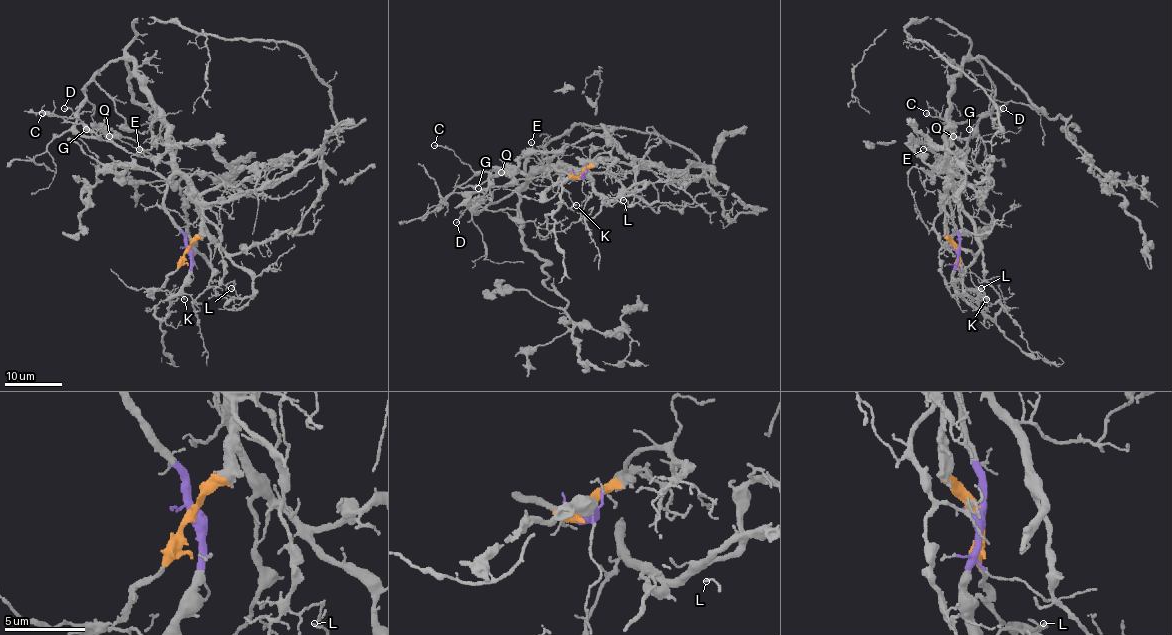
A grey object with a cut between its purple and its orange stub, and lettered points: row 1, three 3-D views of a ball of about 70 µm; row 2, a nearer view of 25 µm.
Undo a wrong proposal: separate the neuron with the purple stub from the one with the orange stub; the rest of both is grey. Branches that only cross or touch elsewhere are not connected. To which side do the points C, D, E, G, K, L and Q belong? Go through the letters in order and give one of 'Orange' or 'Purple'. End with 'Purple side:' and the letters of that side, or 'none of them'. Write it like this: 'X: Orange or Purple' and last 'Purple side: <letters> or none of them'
C: Purple
D: Purple
E: Purple
G: Purple
K: Purple
L: Purple
Q: Purple
Purple side: C, D, E, G, K, L, Q

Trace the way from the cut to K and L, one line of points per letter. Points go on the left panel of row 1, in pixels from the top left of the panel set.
K: (188, 250), (190, 268), (186, 284), (170, 300), (173, 302), (179, 294), (185, 299)
L: (188, 250), (164, 206), (176, 175), (206, 234), (252, 280), (244, 299), (231, 289)

